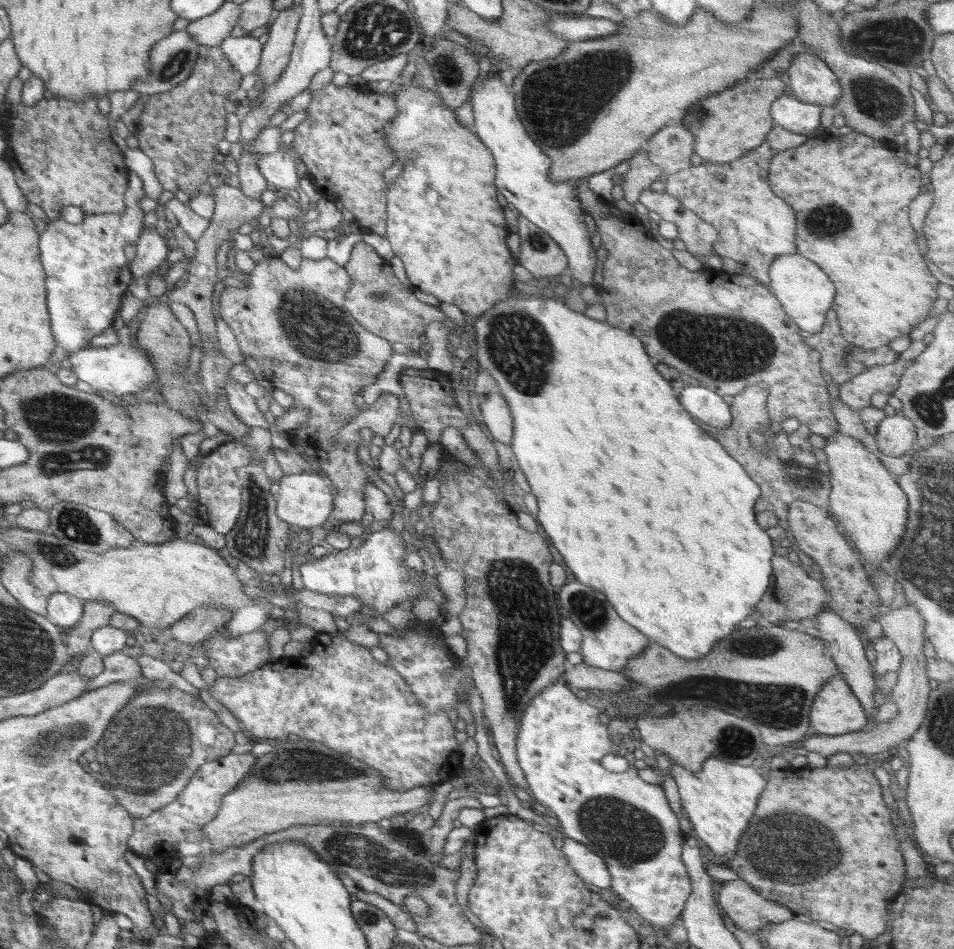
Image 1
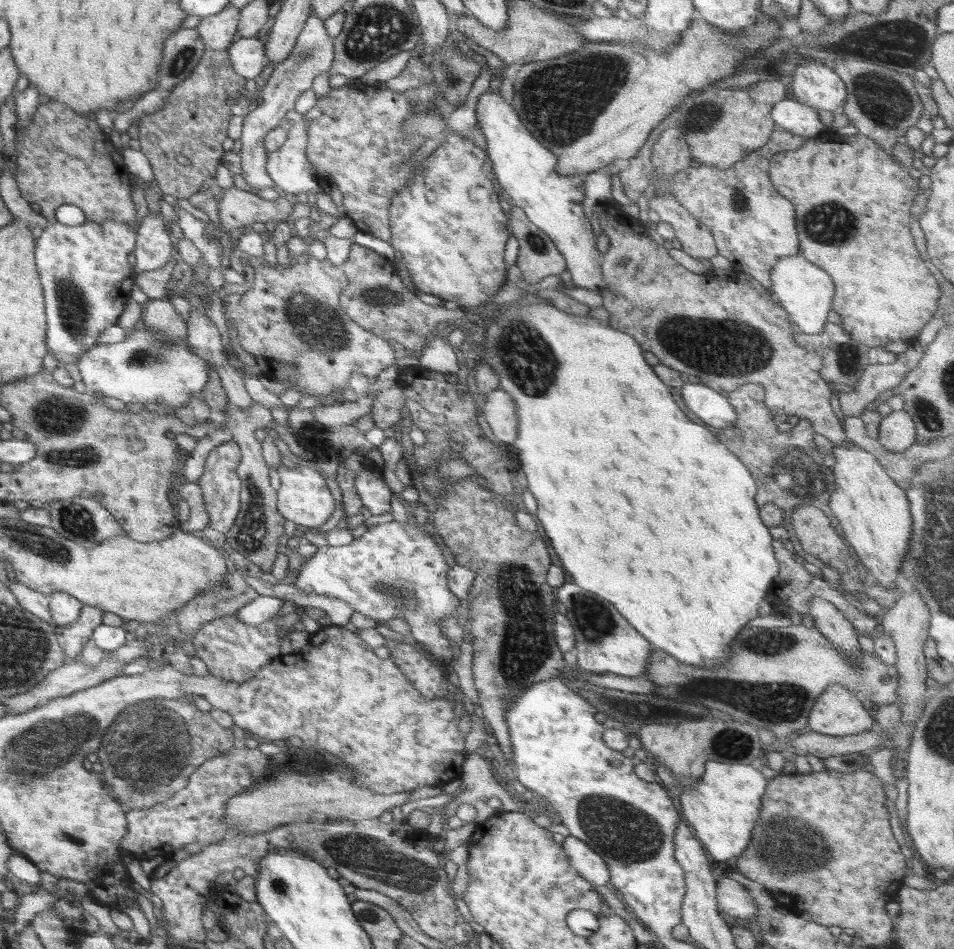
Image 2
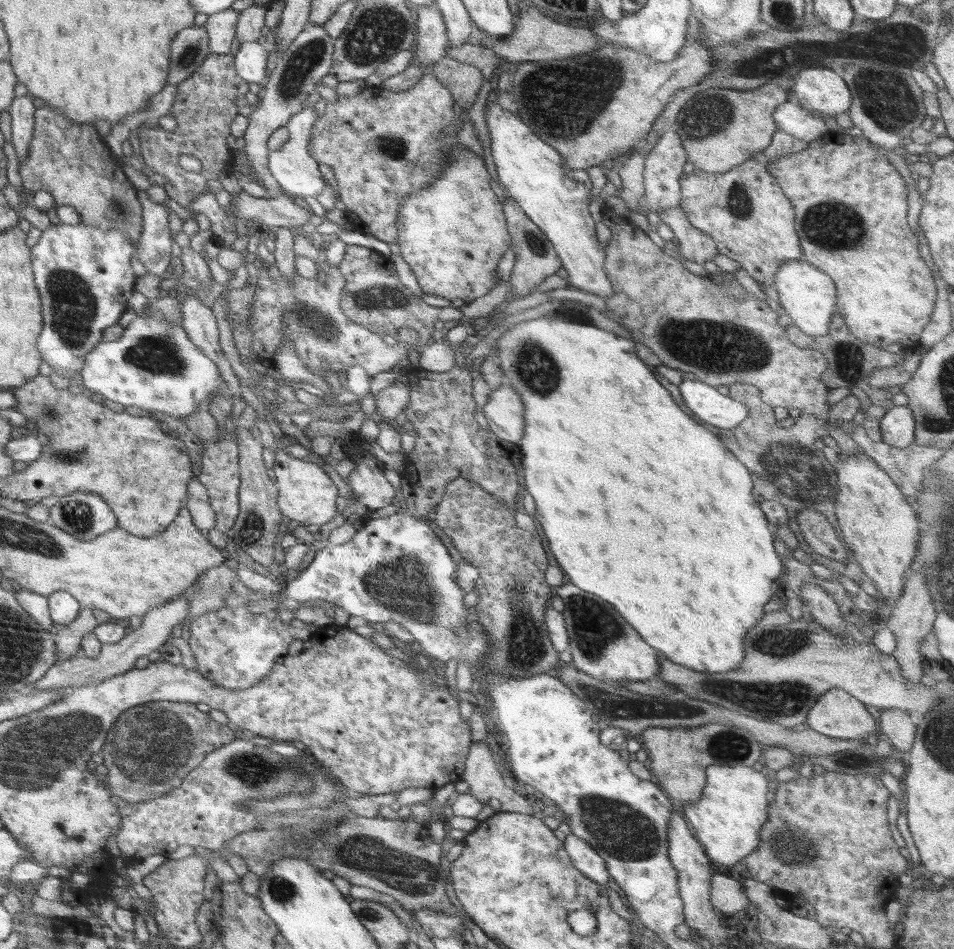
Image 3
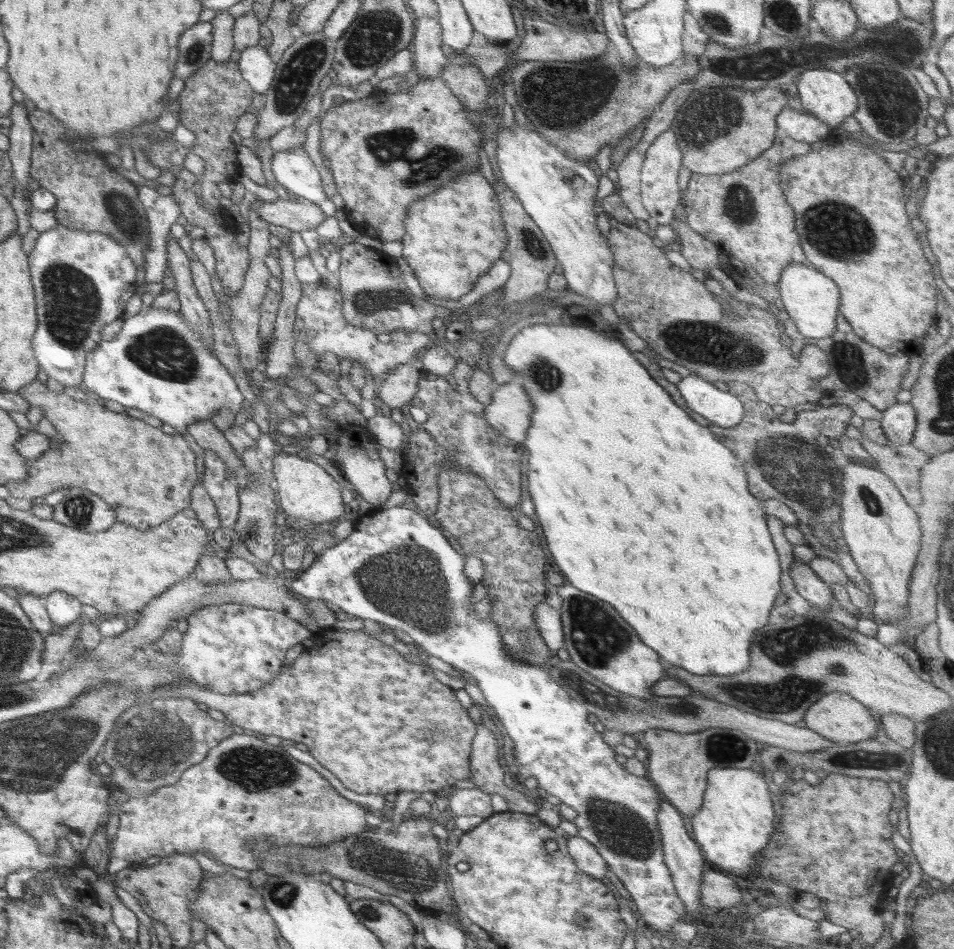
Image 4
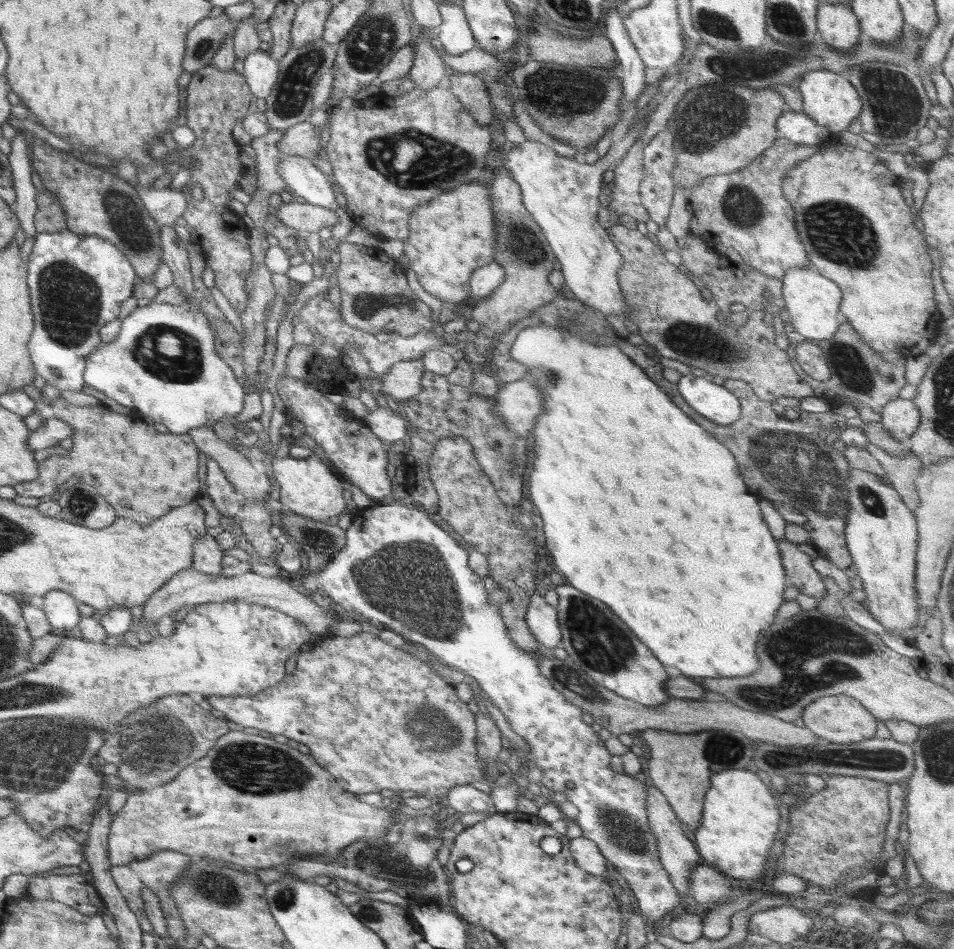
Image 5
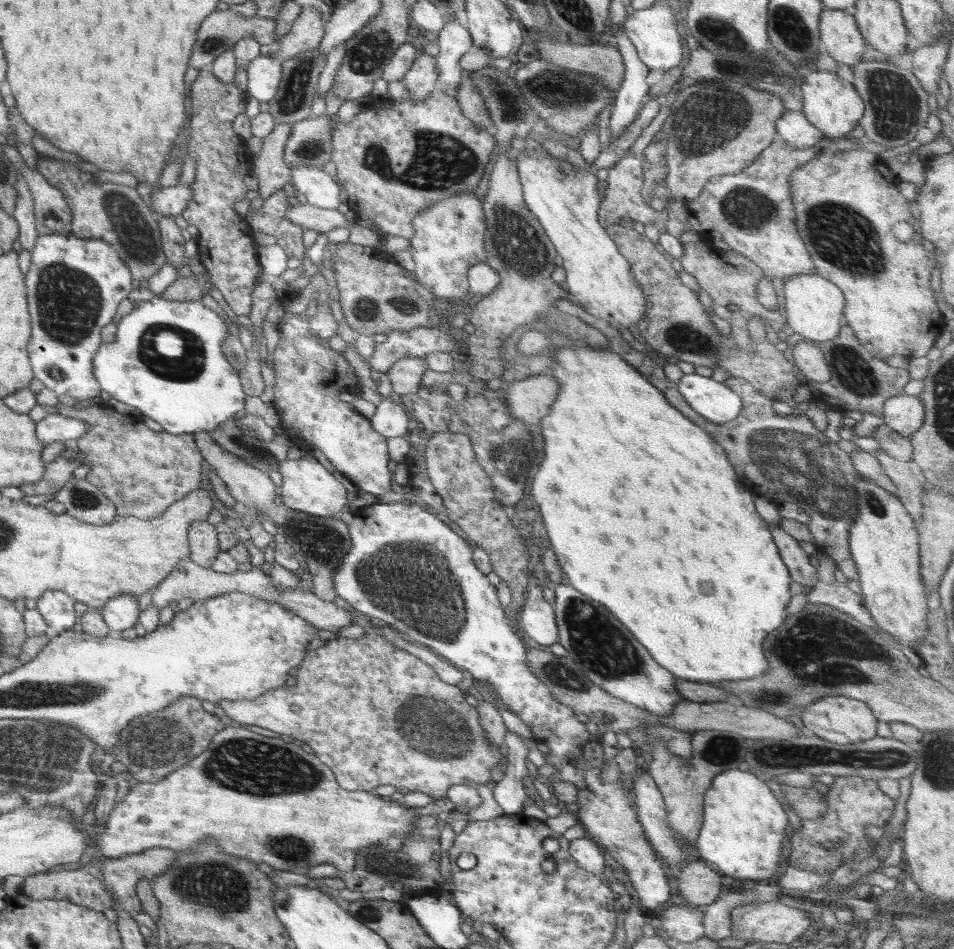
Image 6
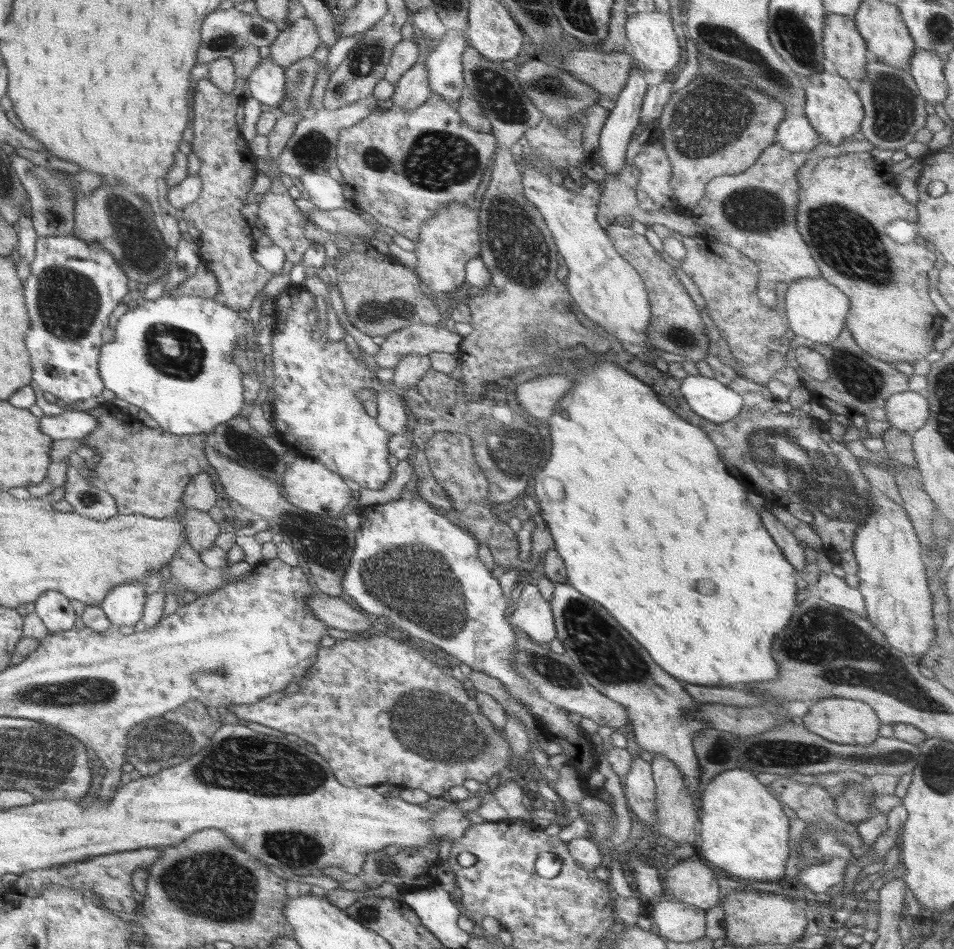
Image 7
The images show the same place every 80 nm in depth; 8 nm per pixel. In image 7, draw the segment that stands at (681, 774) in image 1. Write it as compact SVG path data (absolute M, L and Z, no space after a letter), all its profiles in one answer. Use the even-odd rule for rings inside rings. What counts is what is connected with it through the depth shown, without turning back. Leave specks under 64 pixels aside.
M747 770L721 772L707 784L700 798L700 859L740 878L776 881L784 876L791 852L789 818L767 787Z

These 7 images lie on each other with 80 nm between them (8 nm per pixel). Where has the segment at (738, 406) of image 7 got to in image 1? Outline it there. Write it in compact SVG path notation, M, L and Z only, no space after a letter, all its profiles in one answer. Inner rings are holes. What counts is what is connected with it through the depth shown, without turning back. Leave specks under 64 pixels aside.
M508 297L495 302L492 308L483 312L476 322L472 324L477 342L477 354L474 362L477 369L490 374L499 387L499 393L508 403L511 417L514 422L514 436L510 448L516 455L519 468L526 476L531 488L531 494L538 501L539 511L534 518L542 524L544 532L554 540L554 548L564 556L564 564L572 570L576 580L590 588L598 588L608 600L616 614L640 632L643 632L651 642L658 643L670 652L686 659L701 659L712 650L712 647L725 636L728 636L742 622L746 616L755 611L755 606L760 602L764 593L770 586L772 576L773 544L768 533L758 526L755 514L756 501L762 495L761 488L744 471L732 456L720 446L712 436L702 432L700 426L694 424L692 417L716 426L726 428L732 423L730 401L712 392L705 386L686 386L682 390L680 402L672 392L672 386L664 380L656 370L656 360L652 360L641 340L636 340L627 330L613 327L606 321L598 321L586 316L584 313L574 311L564 304L562 299L556 298L528 298ZM634 478L658 478L666 482L630 482ZM628 486L628 488L626 488ZM626 492L628 492L628 510L626 508ZM598 500L598 502L596 502ZM588 504L598 504L596 508L608 510L584 510ZM570 506L582 508L580 512L570 512ZM554 508L554 510L552 510ZM544 510L544 512L540 512ZM688 618L688 620L686 620Z

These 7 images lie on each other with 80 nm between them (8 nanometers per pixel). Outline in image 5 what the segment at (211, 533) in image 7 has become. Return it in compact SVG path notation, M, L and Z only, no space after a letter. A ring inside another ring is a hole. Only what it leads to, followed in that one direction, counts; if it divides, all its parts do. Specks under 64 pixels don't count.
M208 530L194 543L191 568L208 575L222 575L224 553Z

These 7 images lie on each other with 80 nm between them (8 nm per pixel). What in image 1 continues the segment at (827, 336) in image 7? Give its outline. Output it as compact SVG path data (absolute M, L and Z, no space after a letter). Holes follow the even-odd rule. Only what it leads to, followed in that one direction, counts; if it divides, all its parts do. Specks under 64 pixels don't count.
M800 254L777 256L769 268L769 291L779 300L786 314L802 333L817 333L823 327L825 314L834 300L834 286L830 278L810 260Z

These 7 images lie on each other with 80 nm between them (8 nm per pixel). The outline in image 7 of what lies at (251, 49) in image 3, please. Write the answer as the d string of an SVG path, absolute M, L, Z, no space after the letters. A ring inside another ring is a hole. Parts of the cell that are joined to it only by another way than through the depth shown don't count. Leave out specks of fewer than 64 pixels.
M270 58L260 60L257 67L247 78L249 90L247 96L254 97L262 104L267 104L276 110L284 98L284 84L286 76L279 64L276 64Z

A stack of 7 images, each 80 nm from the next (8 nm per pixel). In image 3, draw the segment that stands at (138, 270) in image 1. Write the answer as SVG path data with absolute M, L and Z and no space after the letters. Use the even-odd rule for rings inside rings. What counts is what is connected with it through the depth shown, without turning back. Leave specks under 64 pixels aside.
M139 190L143 207L143 232L137 245L137 260L143 272L162 276L172 260L172 236L166 203L154 203L146 190Z

